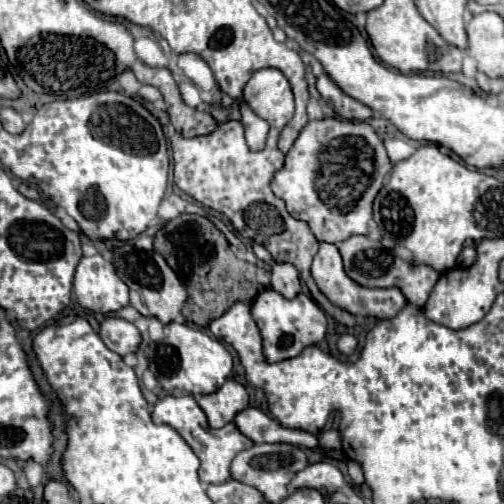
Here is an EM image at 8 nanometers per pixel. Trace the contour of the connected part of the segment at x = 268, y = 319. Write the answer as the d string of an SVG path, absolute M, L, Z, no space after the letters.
M272 288L258 292L258 296L252 304L252 318L260 328L260 336L262 336L262 344L264 344L264 356L266 356L268 364L294 358L306 346L322 342L326 336L326 328L328 328L326 312L310 296L298 294L296 298L288 300Z

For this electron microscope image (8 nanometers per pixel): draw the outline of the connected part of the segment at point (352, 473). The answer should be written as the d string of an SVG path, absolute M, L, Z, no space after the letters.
M349 460L349 462L347 462L347 467L348 474L352 479L353 484L356 486L362 485L364 483L364 475L360 464L352 460Z

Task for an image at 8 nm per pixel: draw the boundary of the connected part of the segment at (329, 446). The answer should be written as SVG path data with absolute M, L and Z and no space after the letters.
M338 430L320 432L320 434L318 434L318 446L320 446L322 450L342 450L340 432L338 432Z

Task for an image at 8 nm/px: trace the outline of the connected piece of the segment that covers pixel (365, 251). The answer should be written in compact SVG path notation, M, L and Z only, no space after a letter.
M350 236L348 240L342 240L338 244L338 248L340 248L340 254L344 258L344 270L352 280L356 280L360 286L368 286L368 288L396 286L396 288L408 292L408 302L414 306L426 304L436 280L440 278L440 272L436 272L432 266L410 264L410 262L394 256L380 242L370 240L368 236Z

